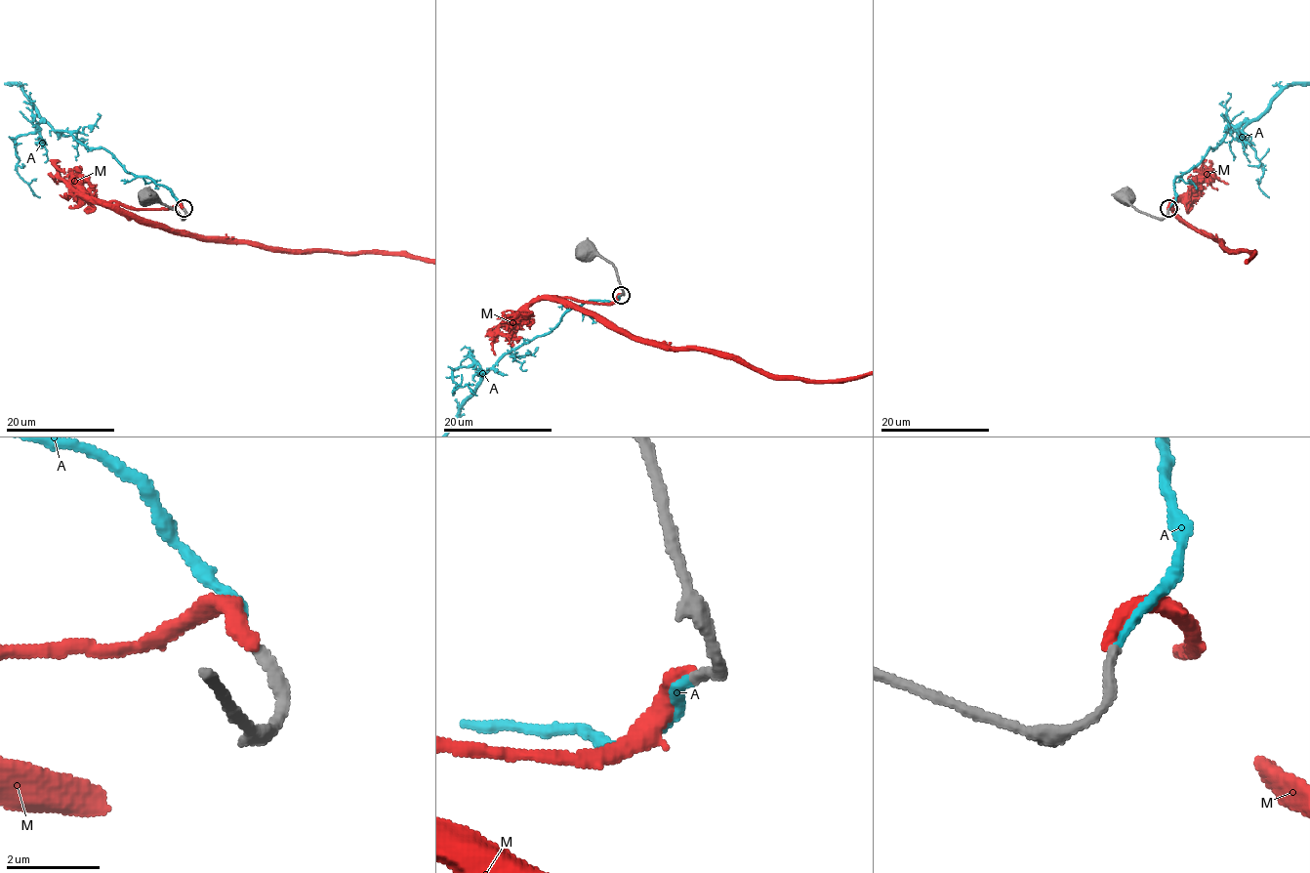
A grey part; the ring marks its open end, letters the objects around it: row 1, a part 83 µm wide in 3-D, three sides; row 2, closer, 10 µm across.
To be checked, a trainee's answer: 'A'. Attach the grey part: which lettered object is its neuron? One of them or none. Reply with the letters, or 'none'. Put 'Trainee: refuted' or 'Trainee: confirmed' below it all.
A
Trainee: confirmed

